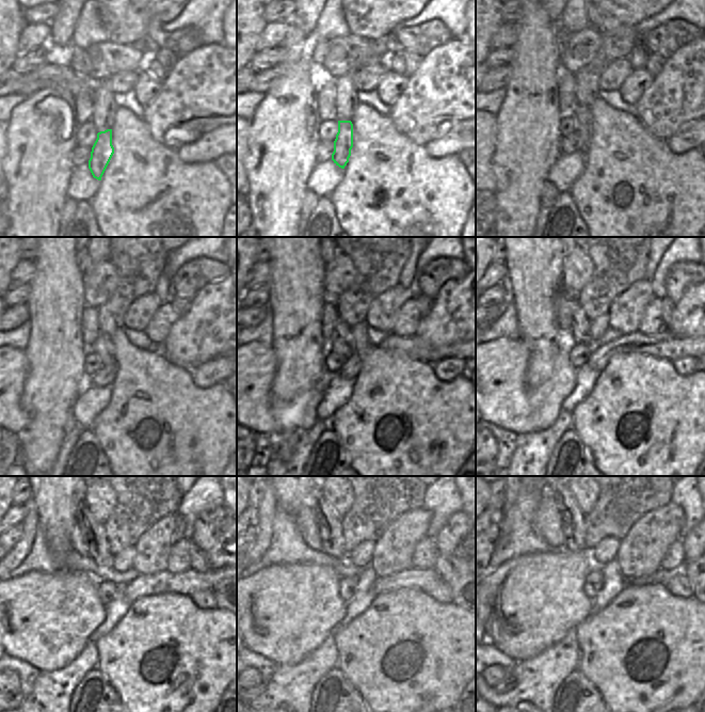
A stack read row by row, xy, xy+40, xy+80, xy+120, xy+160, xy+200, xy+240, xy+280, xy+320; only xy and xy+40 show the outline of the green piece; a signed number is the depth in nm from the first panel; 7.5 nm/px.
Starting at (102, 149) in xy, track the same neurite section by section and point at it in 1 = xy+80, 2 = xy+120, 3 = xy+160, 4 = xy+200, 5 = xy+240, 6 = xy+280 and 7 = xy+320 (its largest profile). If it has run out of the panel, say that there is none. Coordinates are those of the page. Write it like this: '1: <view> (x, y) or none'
1: xy+80 (582, 113)
2: xy+120 (103, 347)
3: xy+160 (341, 343)
4: xy+200 (580, 327)
5: xy+240 (93, 532)
6: xy+280 (330, 524)
7: xy+320 (573, 519)

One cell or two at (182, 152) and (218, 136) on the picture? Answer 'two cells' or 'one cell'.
one cell

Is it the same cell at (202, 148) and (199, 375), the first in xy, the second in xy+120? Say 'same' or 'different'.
same

